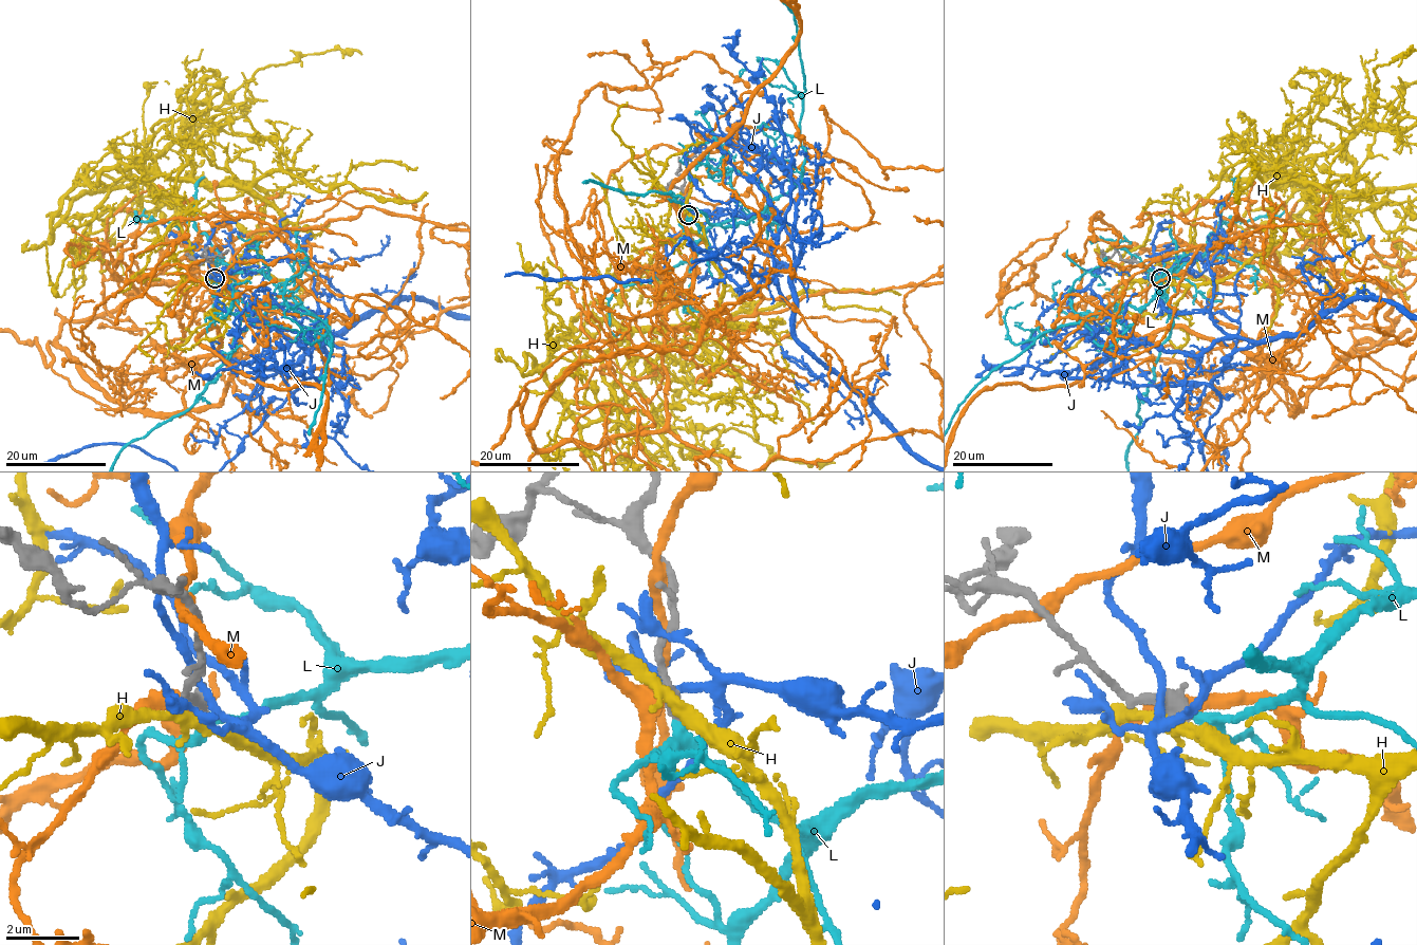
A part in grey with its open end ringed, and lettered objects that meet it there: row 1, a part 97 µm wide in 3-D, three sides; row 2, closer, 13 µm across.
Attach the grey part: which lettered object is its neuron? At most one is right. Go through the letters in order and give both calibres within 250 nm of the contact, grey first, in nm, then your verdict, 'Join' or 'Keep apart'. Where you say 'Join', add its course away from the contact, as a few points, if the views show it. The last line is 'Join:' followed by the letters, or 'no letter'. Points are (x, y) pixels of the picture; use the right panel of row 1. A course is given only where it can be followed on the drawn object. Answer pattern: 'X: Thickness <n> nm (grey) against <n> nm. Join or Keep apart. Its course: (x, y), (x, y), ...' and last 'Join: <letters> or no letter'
H: Thickness 440 nm (grey) against 320 nm. Keep apart
J: Thickness 460 nm (grey) against 200 nm. Keep apart
L: Thickness 440 nm (grey) against 280 nm. Join. Its course: (1160, 279), (1174, 275), (1110, 346), (1059, 325), (1000, 364)
M: Thickness 460 nm (grey) against 400 nm. Keep apart
Join: L

